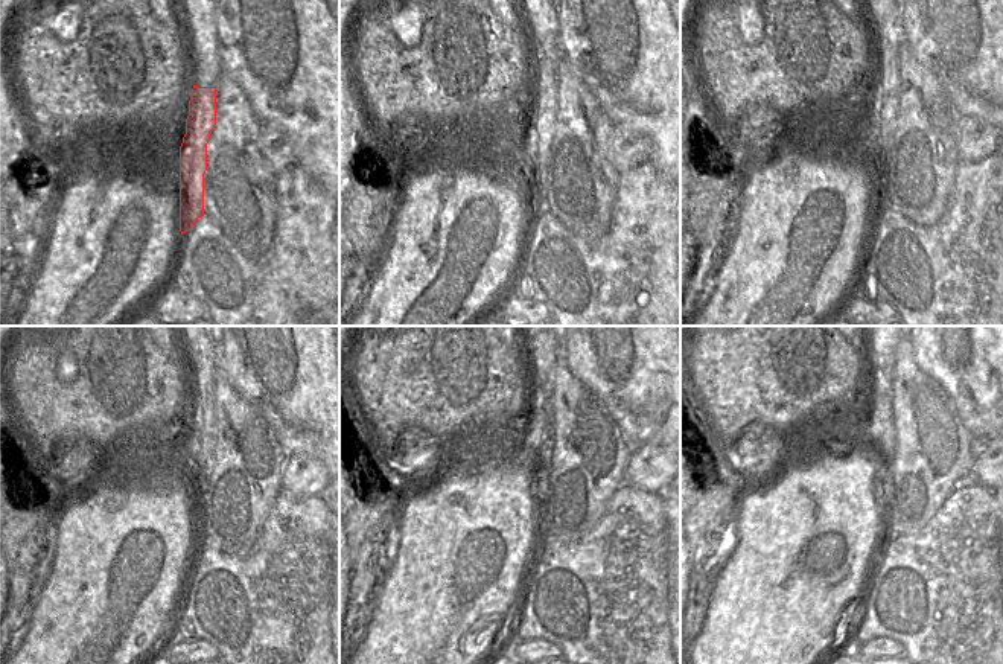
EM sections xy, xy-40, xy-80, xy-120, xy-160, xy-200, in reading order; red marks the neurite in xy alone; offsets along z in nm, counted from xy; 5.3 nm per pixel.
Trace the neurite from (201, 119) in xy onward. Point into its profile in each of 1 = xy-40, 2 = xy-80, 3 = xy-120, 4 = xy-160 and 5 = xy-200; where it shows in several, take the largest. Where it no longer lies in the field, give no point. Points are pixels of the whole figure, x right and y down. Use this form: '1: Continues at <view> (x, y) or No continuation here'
1: Continues at xy-40 (544, 101)
2: Continues at xy-80 (883, 101)
3: Continues at xy-120 (201, 363)
4: Continues at xy-160 (542, 357)
5: Continues at xy-200 (882, 357)

